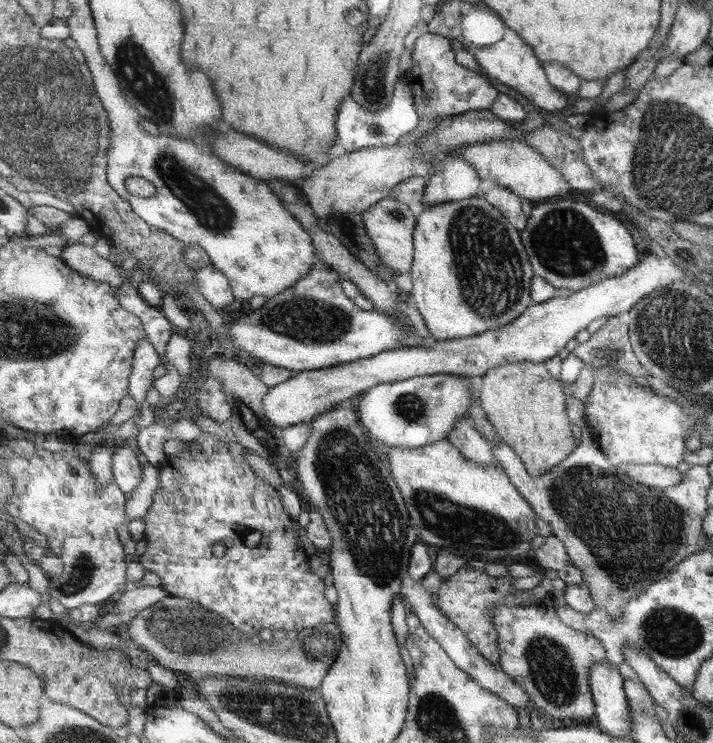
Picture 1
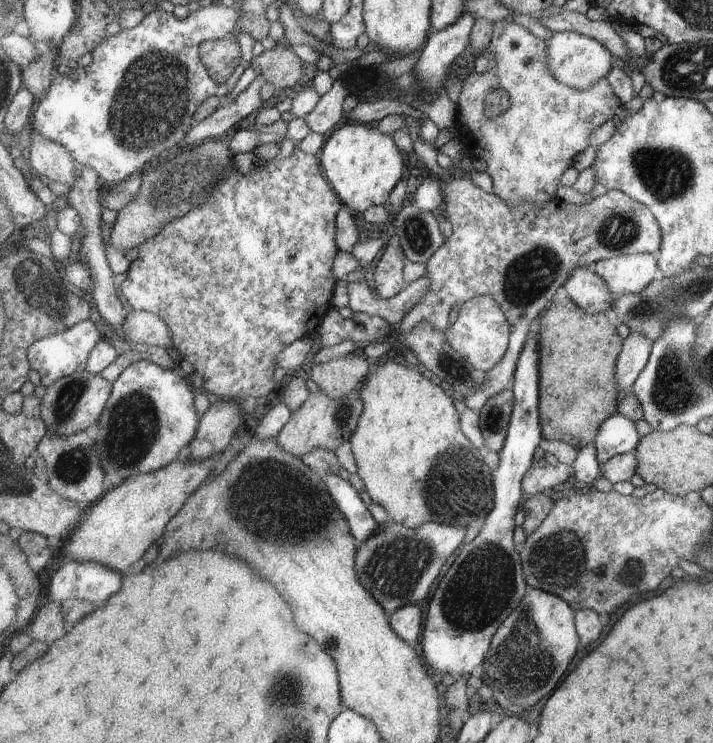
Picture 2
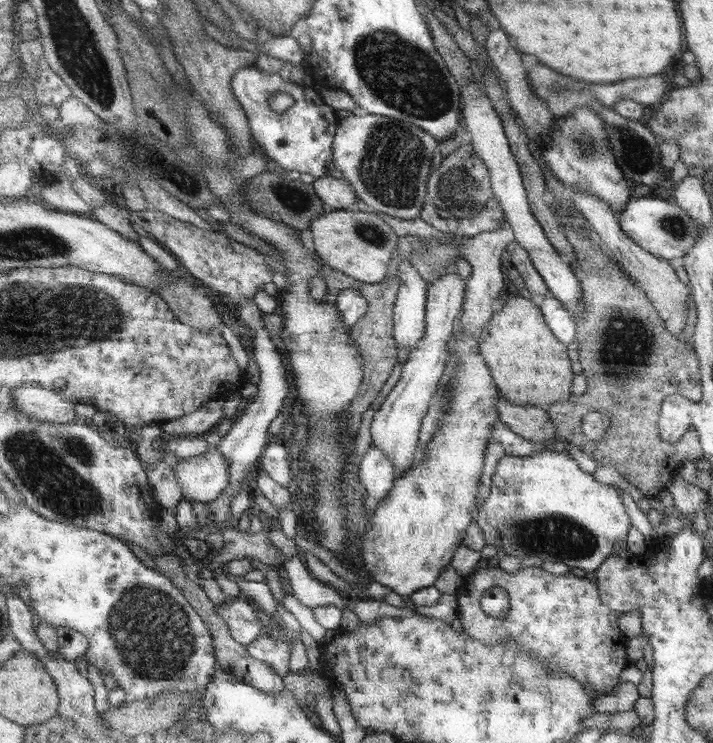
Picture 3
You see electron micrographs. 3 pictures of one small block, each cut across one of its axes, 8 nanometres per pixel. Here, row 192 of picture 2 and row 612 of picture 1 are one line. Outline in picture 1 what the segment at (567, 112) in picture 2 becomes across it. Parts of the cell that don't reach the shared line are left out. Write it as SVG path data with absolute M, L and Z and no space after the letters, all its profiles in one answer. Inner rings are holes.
M543 602L532 607L502 605L495 609L500 666L524 688L549 722L556 723L559 718L591 723L596 716L594 693L590 685L591 668L607 661L605 646L589 632L567 626L555 610L556 607Z

